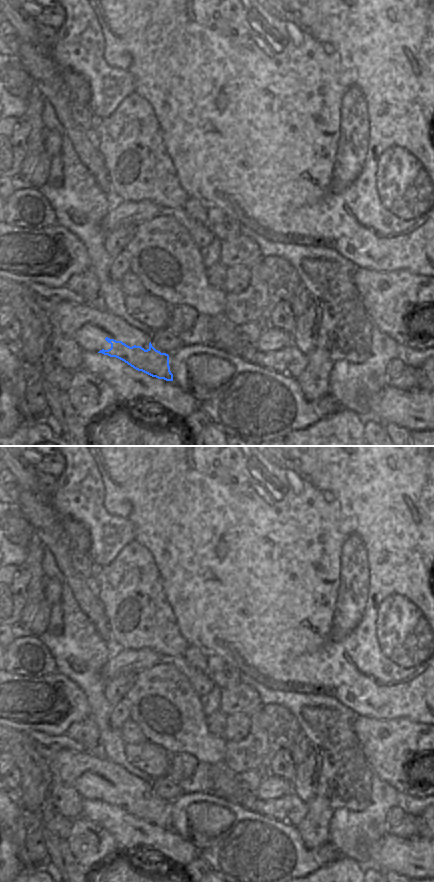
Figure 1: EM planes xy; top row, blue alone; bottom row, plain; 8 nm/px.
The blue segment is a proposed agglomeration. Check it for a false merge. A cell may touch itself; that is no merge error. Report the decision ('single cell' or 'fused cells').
fused cells

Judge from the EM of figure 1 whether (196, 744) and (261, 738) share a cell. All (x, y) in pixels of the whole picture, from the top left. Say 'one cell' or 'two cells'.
one cell

